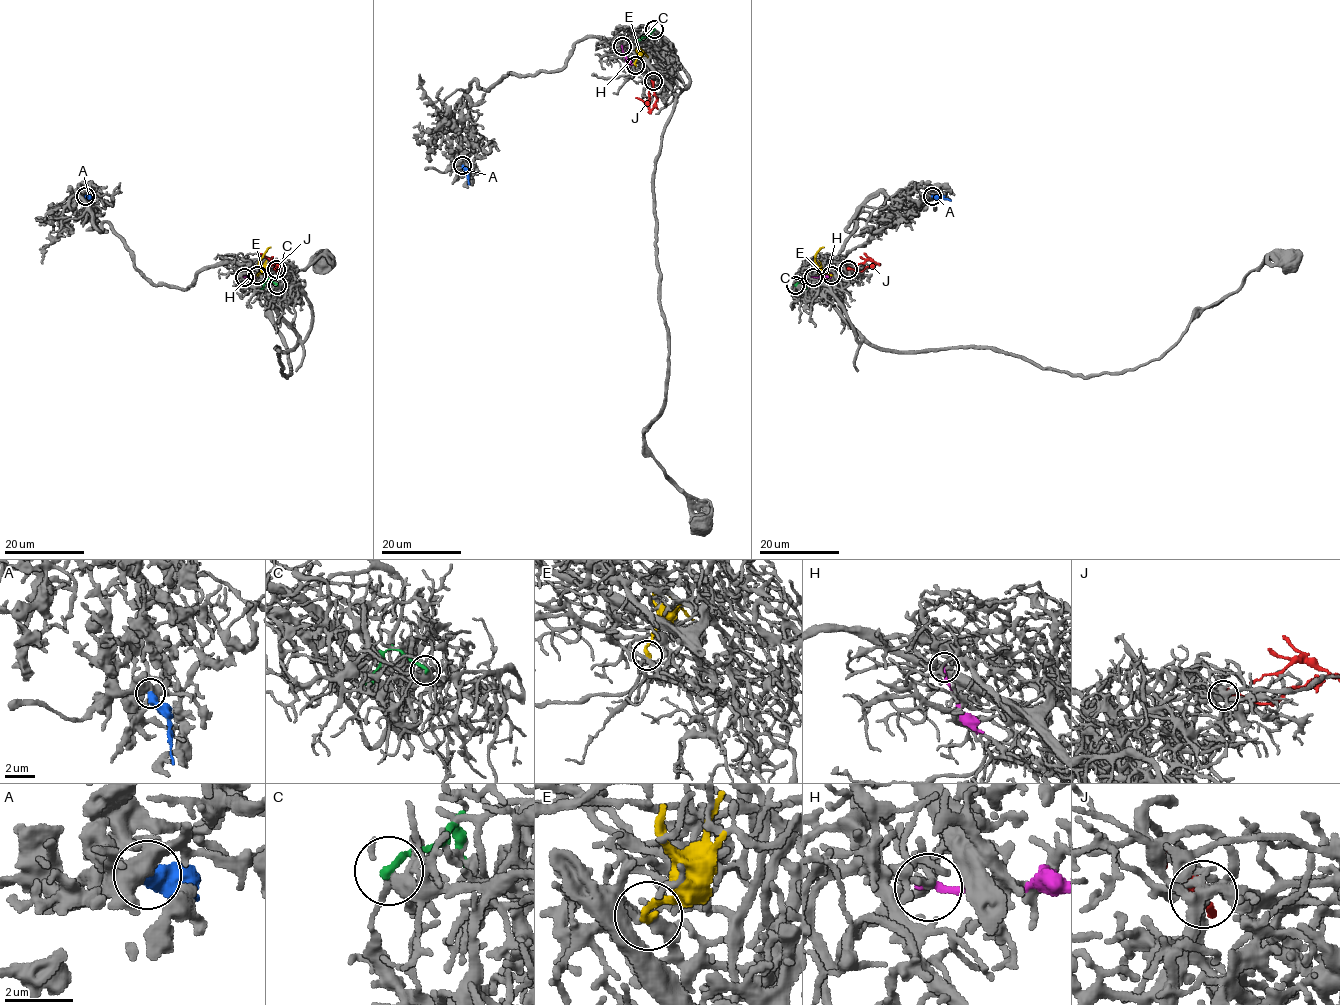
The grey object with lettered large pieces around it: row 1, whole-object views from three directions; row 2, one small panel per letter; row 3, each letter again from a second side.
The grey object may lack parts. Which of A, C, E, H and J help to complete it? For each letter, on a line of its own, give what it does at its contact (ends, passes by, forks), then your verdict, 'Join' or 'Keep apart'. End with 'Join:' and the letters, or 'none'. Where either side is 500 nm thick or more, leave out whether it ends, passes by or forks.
A: It ends there. Join
C: It ends there. Keep apart
E: It ends there. Keep apart
H: It ends there. Keep apart
J: Keep apart
Join: A

